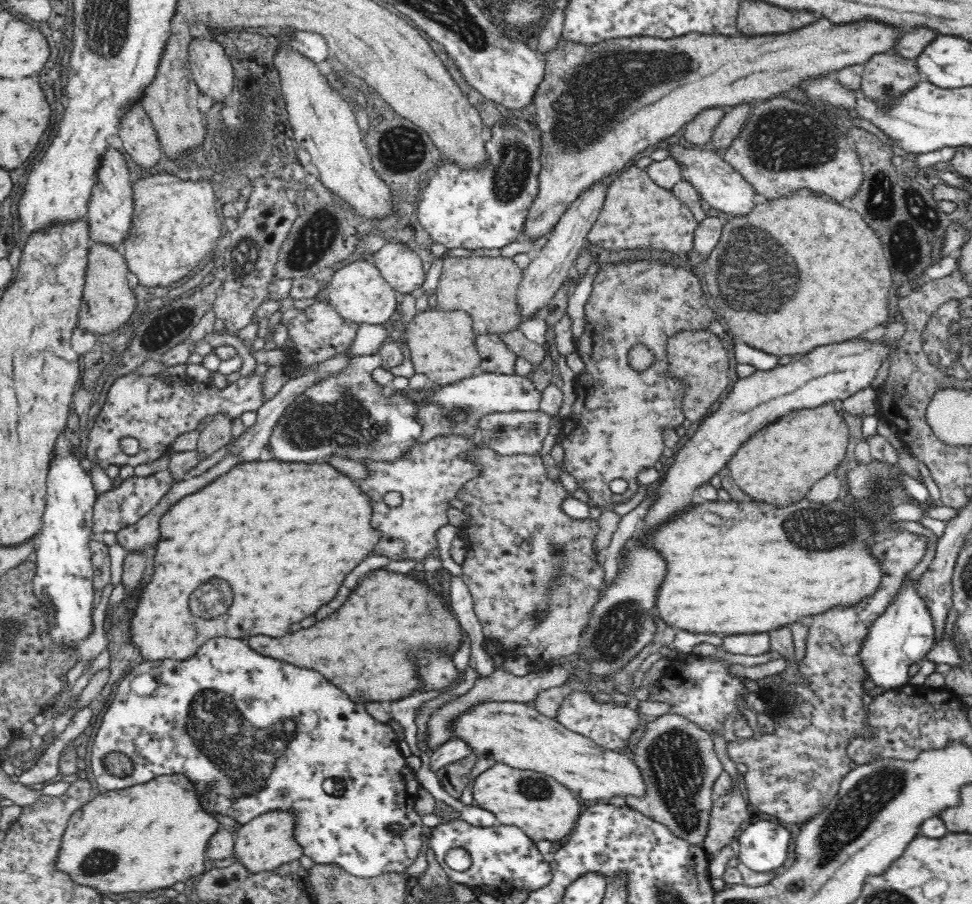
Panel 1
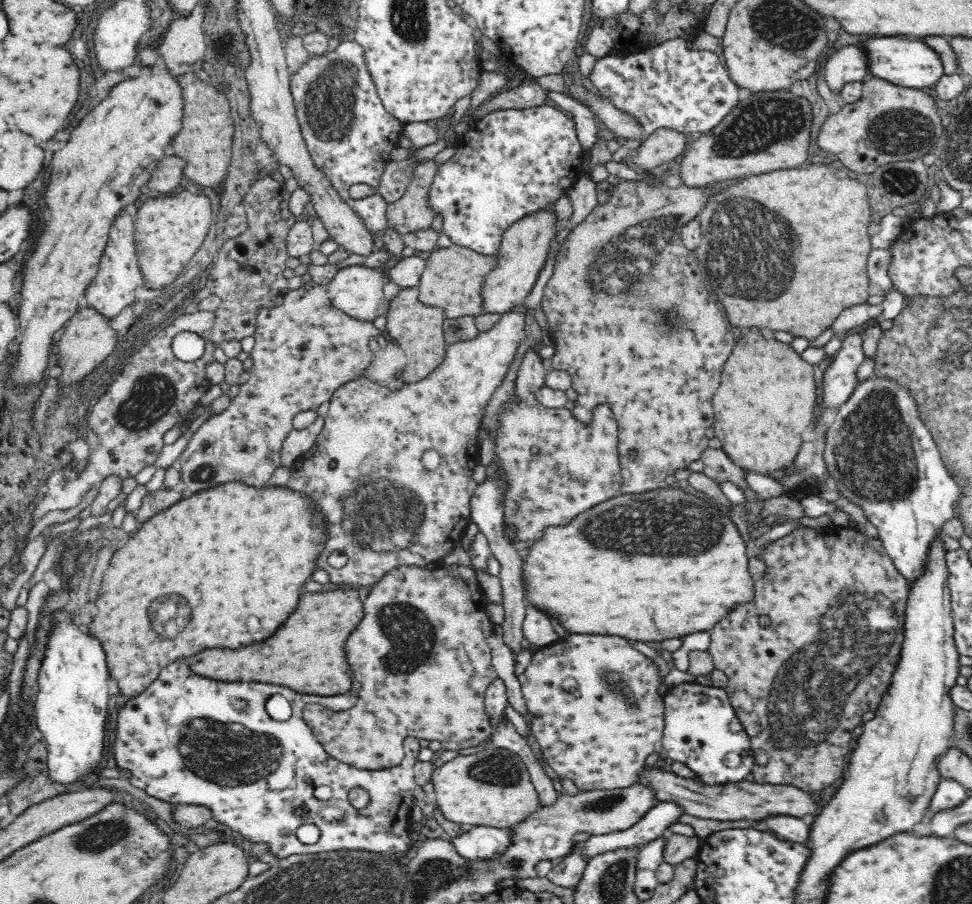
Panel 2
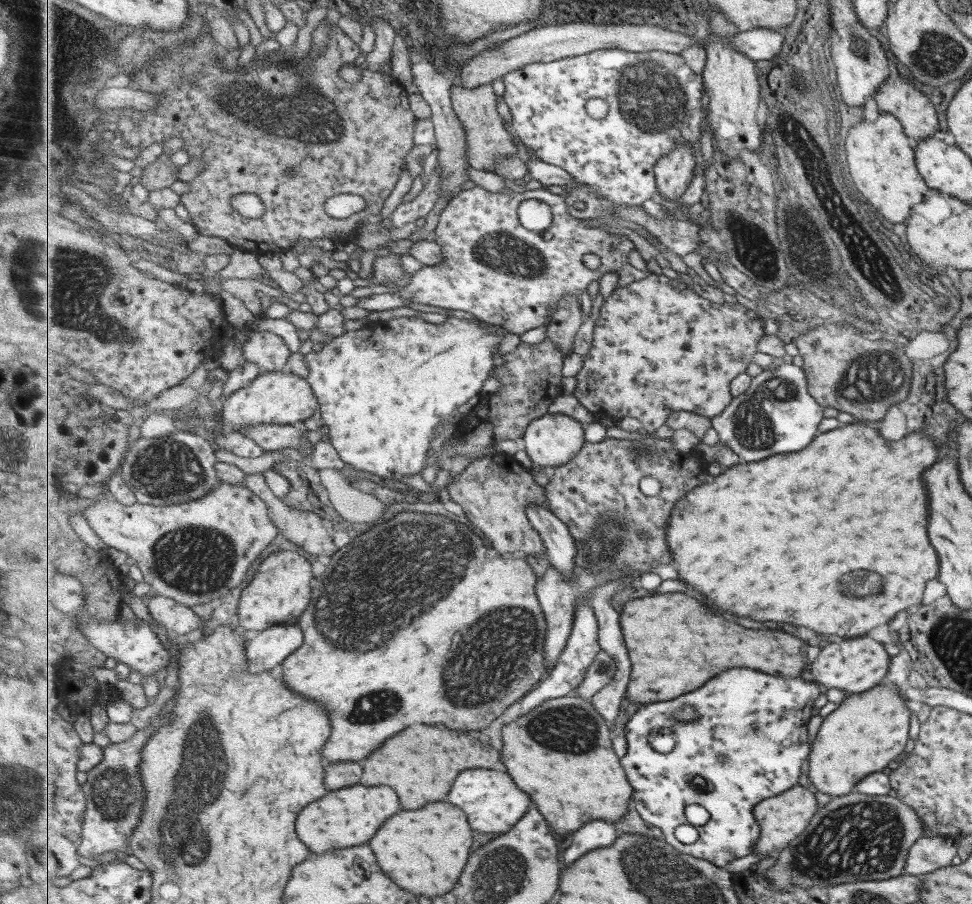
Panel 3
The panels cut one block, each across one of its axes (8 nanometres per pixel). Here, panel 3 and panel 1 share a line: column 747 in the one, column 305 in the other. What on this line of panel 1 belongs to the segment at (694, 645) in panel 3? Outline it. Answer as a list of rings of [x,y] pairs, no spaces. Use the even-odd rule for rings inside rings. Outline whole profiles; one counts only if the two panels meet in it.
[[[372,570],[358,582],[338,612],[284,638],[252,636],[248,638],[248,646],[270,658],[314,668],[334,686],[340,684],[338,688],[356,703],[372,701],[387,705],[406,698],[410,696],[410,688],[414,688],[410,662],[406,662],[410,648],[418,648],[418,644],[442,644],[442,648],[454,652],[462,640],[462,628],[456,618],[420,582],[410,574]]]

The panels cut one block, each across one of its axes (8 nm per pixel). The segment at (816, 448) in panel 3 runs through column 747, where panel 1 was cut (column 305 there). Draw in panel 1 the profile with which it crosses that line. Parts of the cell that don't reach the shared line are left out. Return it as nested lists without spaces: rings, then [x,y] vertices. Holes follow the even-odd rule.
[[[271,457],[250,463],[240,462],[214,484],[181,498],[162,515],[154,574],[144,586],[138,606],[130,618],[130,643],[140,648],[140,654],[146,661],[186,660],[208,639],[216,636],[284,636],[290,628],[288,624],[300,622],[320,606],[328,604],[350,570],[364,560],[370,548],[374,548],[379,534],[370,528],[370,514],[370,500],[358,492],[353,479],[340,474],[330,464],[286,464]],[[244,620],[252,620],[254,624],[244,630]]]

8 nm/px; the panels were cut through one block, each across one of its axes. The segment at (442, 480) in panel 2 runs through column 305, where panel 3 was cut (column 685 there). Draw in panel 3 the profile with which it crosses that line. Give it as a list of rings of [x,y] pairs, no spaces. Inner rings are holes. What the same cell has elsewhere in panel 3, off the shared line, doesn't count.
[[[645,431],[645,438],[641,440],[627,440],[604,438],[602,441],[591,443],[585,442],[579,455],[563,467],[552,469],[550,484],[546,487],[547,501],[551,505],[552,512],[572,530],[572,535],[577,543],[577,568],[575,568],[575,580],[565,580],[563,574],[555,568],[548,566],[541,574],[536,584],[537,596],[541,600],[543,612],[547,614],[549,620],[549,632],[547,634],[545,648],[545,664],[548,672],[556,668],[557,662],[561,658],[565,647],[568,646],[568,640],[573,632],[575,624],[575,613],[577,613],[578,600],[590,601],[593,595],[593,589],[607,583],[613,579],[625,579],[629,575],[649,572],[651,567],[655,567],[657,562],[673,562],[671,550],[665,540],[667,532],[667,518],[671,510],[679,499],[683,498],[699,484],[707,482],[713,478],[708,470],[706,460],[701,453],[687,452],[679,453],[673,440],[660,439],[652,433]],[[639,445],[655,446],[651,452],[651,457],[639,457],[637,449]]]

